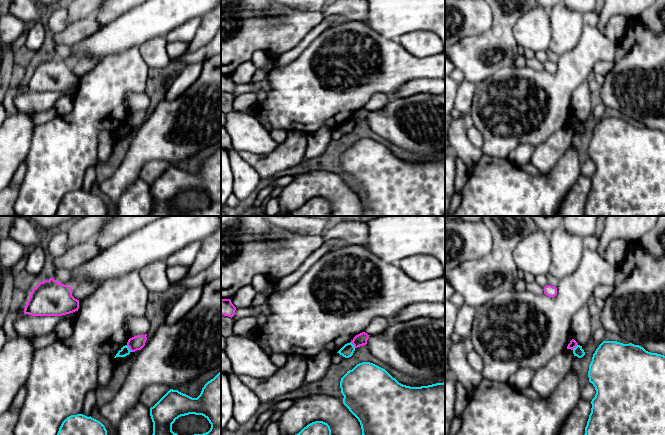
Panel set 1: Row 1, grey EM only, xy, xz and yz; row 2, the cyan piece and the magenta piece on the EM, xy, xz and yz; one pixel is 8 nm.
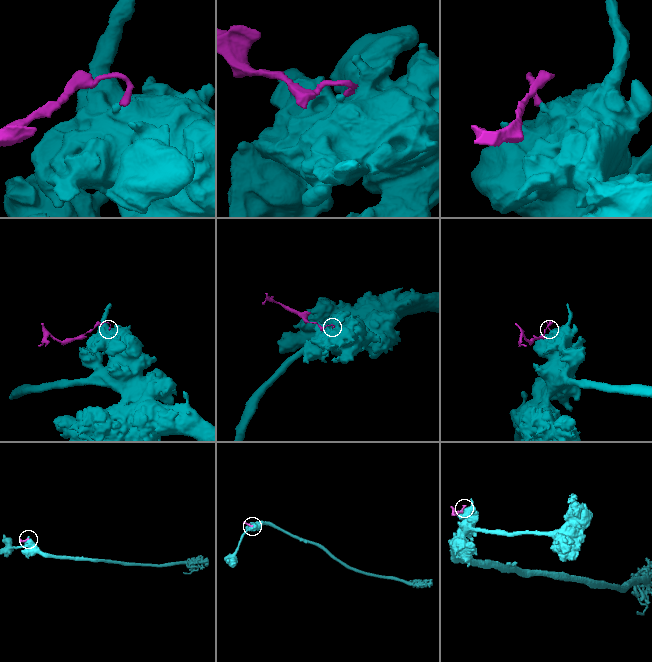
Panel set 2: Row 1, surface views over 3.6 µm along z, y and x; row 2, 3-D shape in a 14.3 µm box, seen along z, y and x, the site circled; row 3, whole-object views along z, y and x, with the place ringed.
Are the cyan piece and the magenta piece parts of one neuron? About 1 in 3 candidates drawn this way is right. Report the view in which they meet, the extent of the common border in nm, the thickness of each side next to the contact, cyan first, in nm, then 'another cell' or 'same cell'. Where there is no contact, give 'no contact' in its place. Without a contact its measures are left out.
meets cyan in xy; contact 70 nm long; 70 nm thick on the cyan side, 120 nm on the other; another cell

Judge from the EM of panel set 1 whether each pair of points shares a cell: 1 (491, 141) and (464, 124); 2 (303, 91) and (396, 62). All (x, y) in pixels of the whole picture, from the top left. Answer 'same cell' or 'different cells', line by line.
1: different cells
2: same cell

